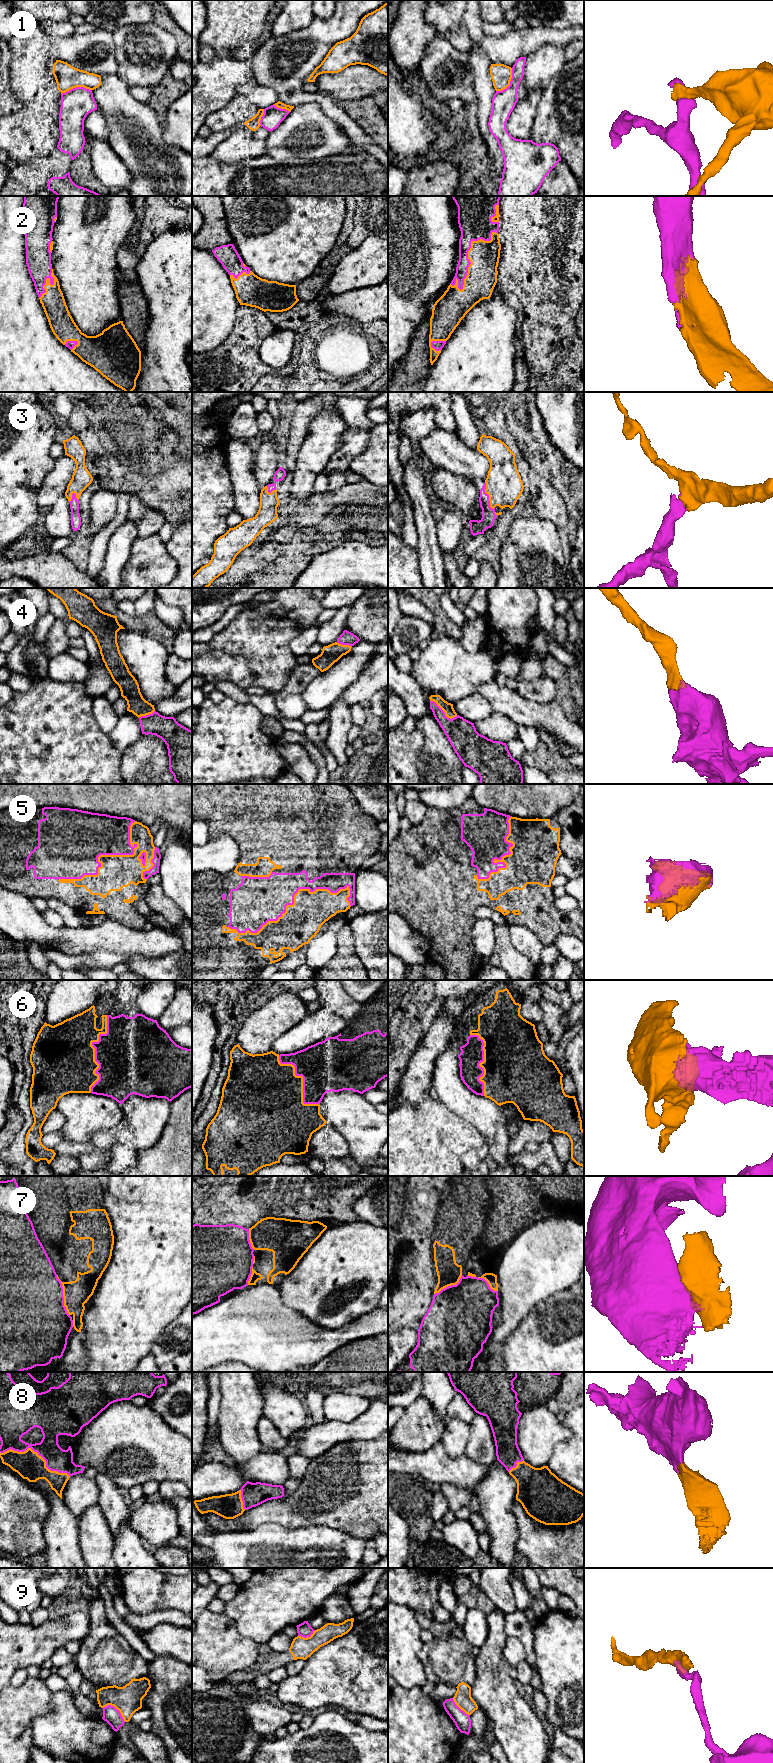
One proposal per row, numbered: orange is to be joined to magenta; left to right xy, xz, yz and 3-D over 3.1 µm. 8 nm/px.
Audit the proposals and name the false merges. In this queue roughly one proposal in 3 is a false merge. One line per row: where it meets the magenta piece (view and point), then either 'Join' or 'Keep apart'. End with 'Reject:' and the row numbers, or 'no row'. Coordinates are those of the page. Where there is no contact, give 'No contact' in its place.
1: Touches magenta at xy (76, 87). Keep apart
2: Touches magenta at yz (467, 256). Join
3: Touches magenta at yz (488, 496). Join
4: Touches magenta at yz (444, 712). Join
5: Touches magenta at xz (291, 904). Join
6: Touches magenta at xy (95, 1050). Join
7: Touches magenta at xy (62, 1295). Keep apart
8: Touches magenta at xy (37, 1452). Join
9: Touches magenta at xy (115, 1708). Keep apart
Reject: 1, 7, 9

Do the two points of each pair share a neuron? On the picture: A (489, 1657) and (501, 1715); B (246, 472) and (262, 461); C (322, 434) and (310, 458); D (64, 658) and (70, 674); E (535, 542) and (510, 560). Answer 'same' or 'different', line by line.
A: same
B: different
C: same
D: same
E: same

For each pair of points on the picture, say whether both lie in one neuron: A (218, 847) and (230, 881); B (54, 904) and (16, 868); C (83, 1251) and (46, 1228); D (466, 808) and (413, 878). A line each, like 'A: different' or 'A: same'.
A: different
B: different
C: same
D: same

